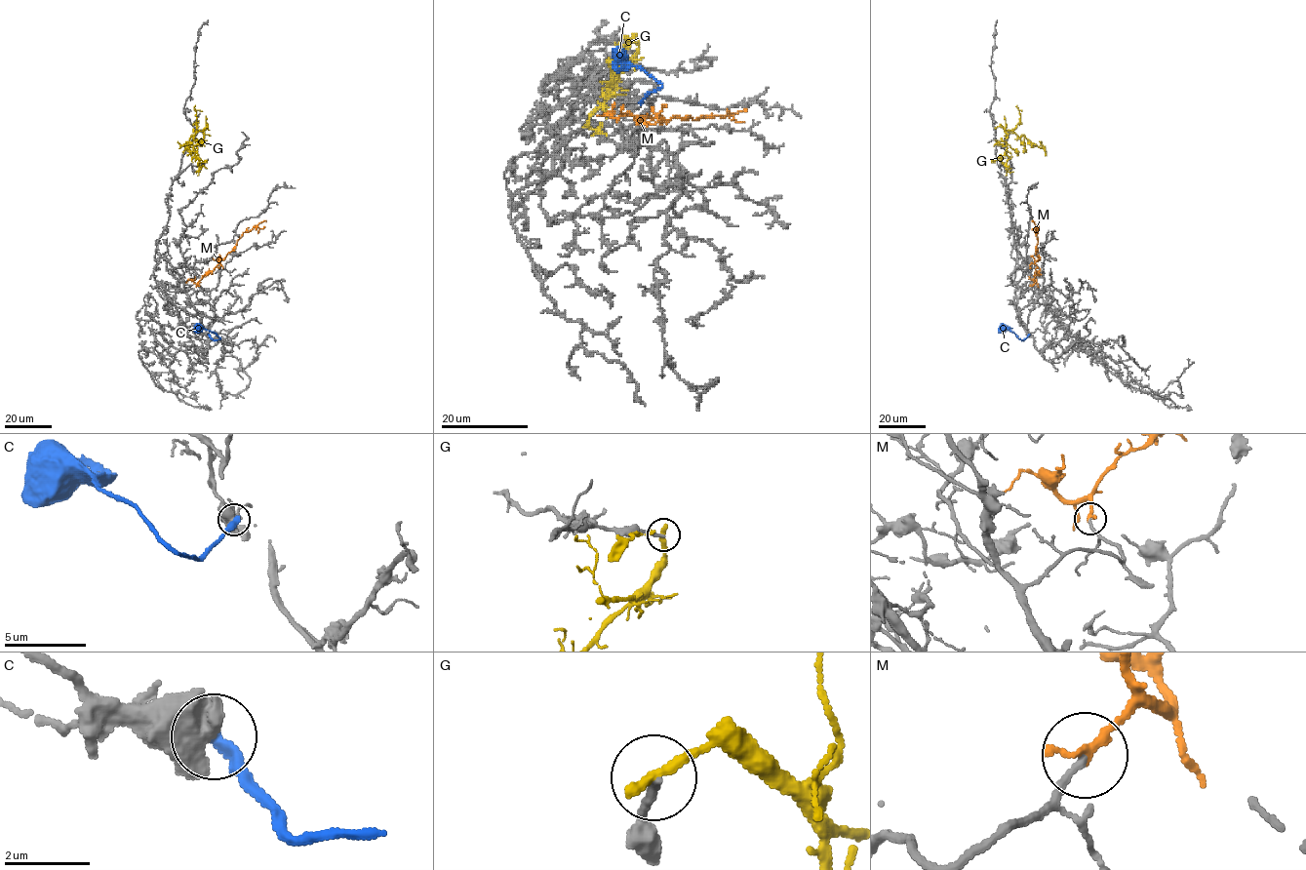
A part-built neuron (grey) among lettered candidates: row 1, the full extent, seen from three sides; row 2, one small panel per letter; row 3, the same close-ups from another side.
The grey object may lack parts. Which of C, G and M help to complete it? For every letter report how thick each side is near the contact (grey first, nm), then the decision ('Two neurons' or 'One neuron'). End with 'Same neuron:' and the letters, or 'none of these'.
C: Thickness 550 nm (grey) against 360 nm. Two neurons
G: Thickness 200 nm (grey) against 340 nm. Two neurons
M: Thickness 160 nm (grey) against 240 nm. One neuron
Same neuron: M

